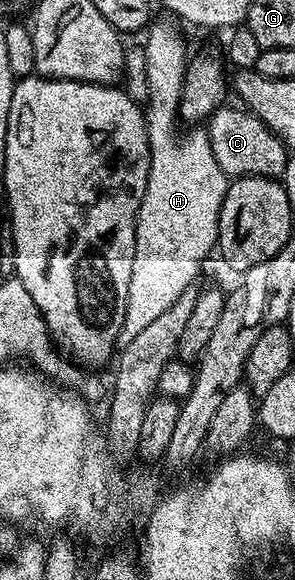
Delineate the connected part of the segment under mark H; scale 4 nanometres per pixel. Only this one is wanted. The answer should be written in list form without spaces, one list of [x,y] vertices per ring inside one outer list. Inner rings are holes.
[[[154,21],[152,25],[148,27],[147,33],[144,35],[145,38],[145,86],[149,89],[149,103],[144,103],[143,109],[145,112],[145,127],[147,128],[147,140],[149,141],[149,175],[147,176],[147,188],[143,192],[143,200],[139,204],[139,212],[137,213],[137,227],[135,228],[135,264],[131,264],[131,284],[129,285],[129,295],[127,296],[127,308],[125,309],[125,325],[123,327],[123,334],[126,339],[134,338],[139,336],[139,332],[143,332],[143,328],[147,328],[147,324],[151,324],[151,320],[155,320],[156,317],[162,315],[163,312],[167,312],[171,308],[171,304],[175,304],[175,300],[179,300],[179,296],[183,293],[187,287],[192,285],[197,279],[197,272],[201,268],[201,261],[208,256],[209,253],[214,253],[216,244],[217,244],[217,229],[219,228],[219,212],[223,208],[223,200],[227,196],[227,188],[231,181],[229,175],[223,172],[223,168],[219,168],[219,163],[215,161],[215,152],[211,152],[211,140],[209,139],[208,133],[201,128],[189,128],[186,134],[180,134],[177,131],[177,126],[179,127],[179,119],[177,117],[177,109],[181,103],[181,89],[183,88],[183,76],[185,75],[185,63],[187,61],[187,53],[185,54],[185,42],[168,26],[165,22]]]

